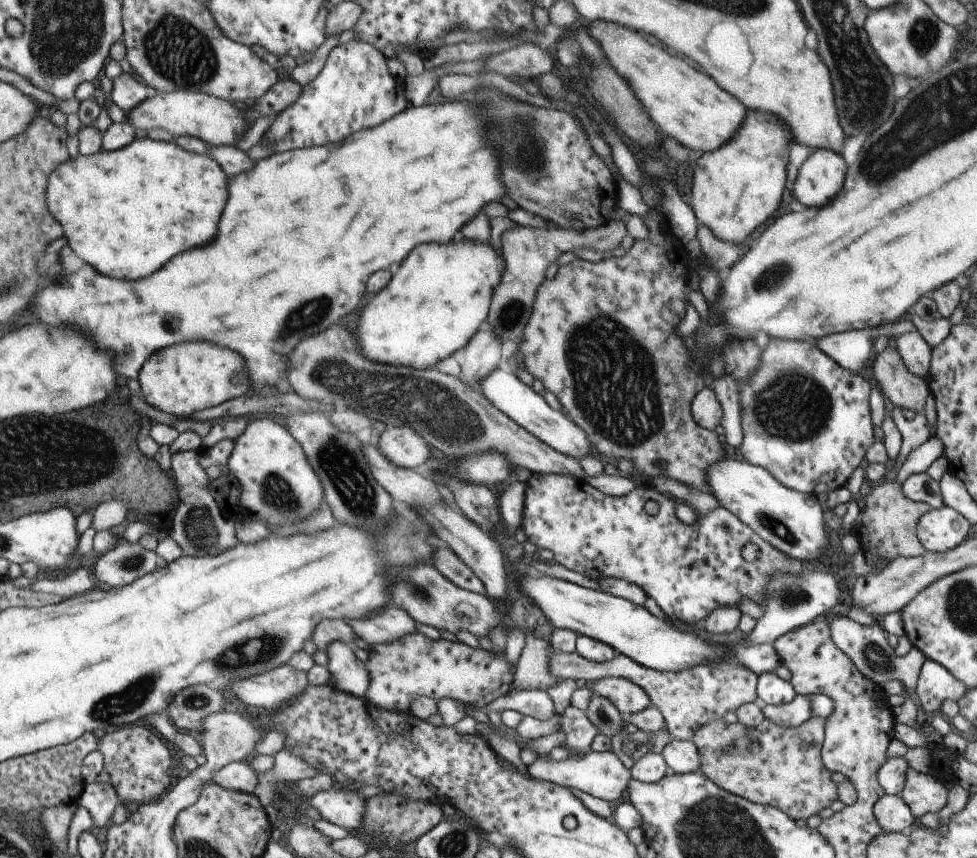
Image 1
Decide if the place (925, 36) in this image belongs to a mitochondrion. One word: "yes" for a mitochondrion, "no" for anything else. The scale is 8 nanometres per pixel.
yes

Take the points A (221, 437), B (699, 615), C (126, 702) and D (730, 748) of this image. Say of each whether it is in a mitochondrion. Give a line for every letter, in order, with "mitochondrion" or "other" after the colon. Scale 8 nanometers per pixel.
A: other
B: other
C: mitochondrion
D: mitochondrion

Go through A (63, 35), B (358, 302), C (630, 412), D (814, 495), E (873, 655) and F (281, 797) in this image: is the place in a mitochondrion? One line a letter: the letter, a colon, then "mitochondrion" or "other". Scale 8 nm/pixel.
A: mitochondrion
B: other
C: mitochondrion
D: other
E: mitochondrion
F: other

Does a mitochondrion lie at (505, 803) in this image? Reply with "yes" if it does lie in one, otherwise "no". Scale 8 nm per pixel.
no

